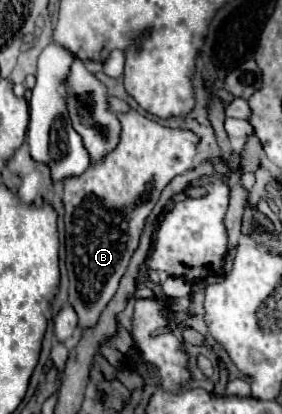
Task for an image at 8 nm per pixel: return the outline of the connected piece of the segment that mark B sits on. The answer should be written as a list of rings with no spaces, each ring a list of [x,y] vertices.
[[[129,108],[129,112],[125,114],[117,114],[119,122],[121,122],[121,140],[119,144],[115,146],[115,150],[111,150],[109,154],[105,154],[105,158],[101,158],[101,162],[93,162],[85,174],[77,176],[77,178],[69,178],[65,180],[65,186],[63,186],[63,208],[65,208],[65,248],[67,248],[67,272],[69,272],[69,304],[75,308],[77,316],[79,316],[79,326],[81,328],[89,328],[89,326],[95,326],[103,308],[107,306],[107,302],[113,298],[113,294],[117,292],[117,286],[119,286],[119,280],[121,276],[125,274],[127,270],[127,264],[135,252],[135,248],[139,246],[139,236],[143,232],[143,226],[145,226],[145,220],[147,216],[151,214],[153,206],[157,204],[159,200],[159,194],[161,190],[177,176],[177,174],[183,174],[187,172],[191,166],[193,166],[193,158],[197,154],[197,144],[199,144],[199,136],[191,130],[183,130],[183,128],[167,128],[167,126],[161,126],[159,122],[155,120],[149,120],[145,118],[143,114],[139,114],[135,108]]]

